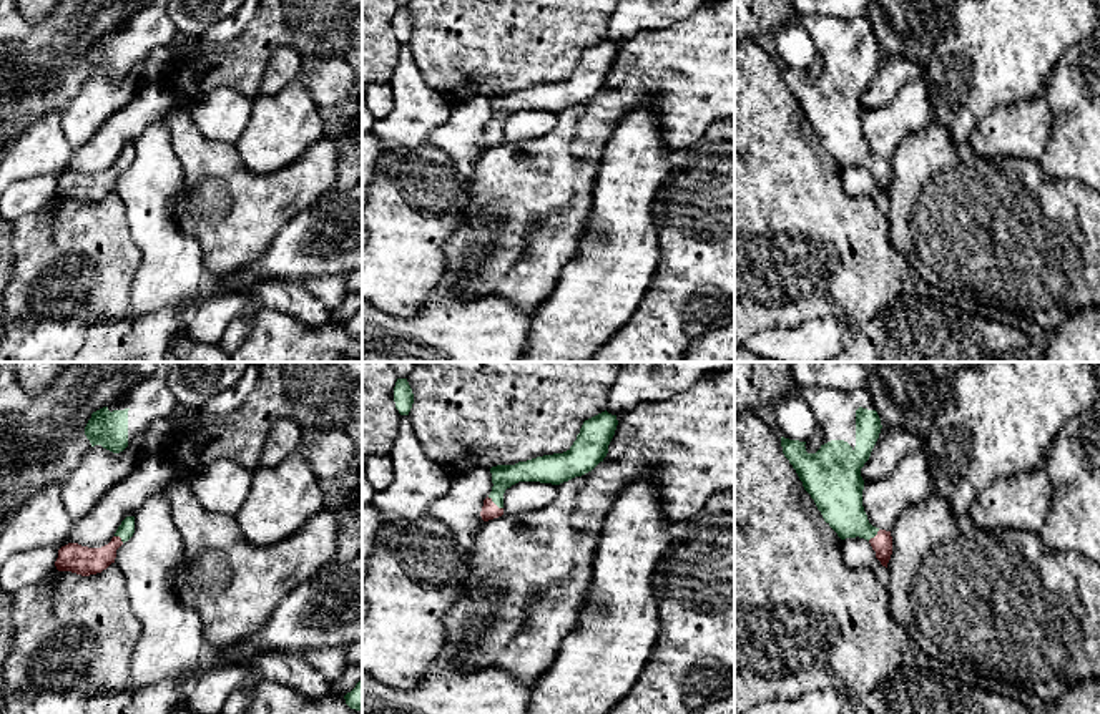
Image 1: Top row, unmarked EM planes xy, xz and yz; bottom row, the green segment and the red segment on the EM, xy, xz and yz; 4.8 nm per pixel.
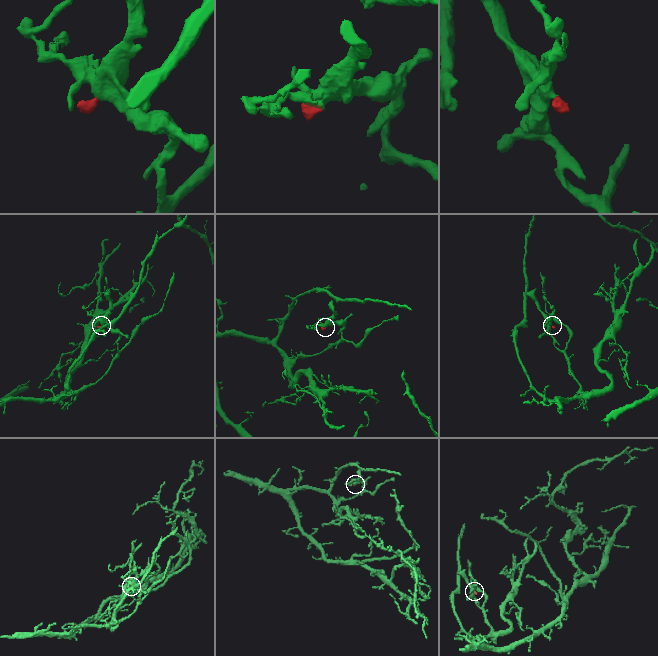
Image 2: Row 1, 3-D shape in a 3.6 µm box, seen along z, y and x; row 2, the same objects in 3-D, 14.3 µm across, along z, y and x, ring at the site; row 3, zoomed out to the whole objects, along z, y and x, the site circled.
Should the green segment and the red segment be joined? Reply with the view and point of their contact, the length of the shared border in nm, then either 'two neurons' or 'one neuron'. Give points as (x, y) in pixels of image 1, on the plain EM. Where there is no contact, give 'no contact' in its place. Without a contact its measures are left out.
contact xz (495, 132); length 100 nm; one neuron

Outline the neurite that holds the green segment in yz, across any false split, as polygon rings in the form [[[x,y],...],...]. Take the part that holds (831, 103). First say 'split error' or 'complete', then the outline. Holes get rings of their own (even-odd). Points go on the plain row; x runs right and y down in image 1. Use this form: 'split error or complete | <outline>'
split error | [[[864,15],[852,20],[801,17],[801,25],[823,56],[823,73],[816,81],[808,81],[806,70],[781,65],[784,85],[837,164],[867,168],[887,196],[891,159],[872,154],[862,134],[861,96],[882,56],[872,23]]]

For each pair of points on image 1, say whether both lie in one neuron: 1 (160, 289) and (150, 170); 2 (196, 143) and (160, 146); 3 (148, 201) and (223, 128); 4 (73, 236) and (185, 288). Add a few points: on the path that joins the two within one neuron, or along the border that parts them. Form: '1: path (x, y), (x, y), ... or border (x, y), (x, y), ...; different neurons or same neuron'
1: path (160, 259), (160, 239), (152, 224), (150, 200); same neuron
2: border (163, 117), (185, 181); different neurons
3: border (178, 191), (173, 218), (185, 236); different neurons
4: border (128, 228), (142, 254), (132, 286), (132, 304); different neurons

